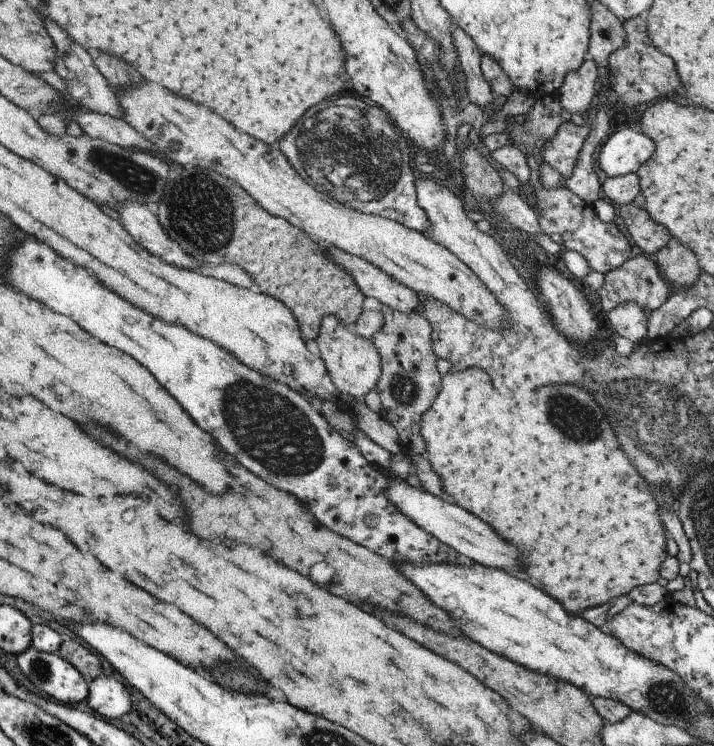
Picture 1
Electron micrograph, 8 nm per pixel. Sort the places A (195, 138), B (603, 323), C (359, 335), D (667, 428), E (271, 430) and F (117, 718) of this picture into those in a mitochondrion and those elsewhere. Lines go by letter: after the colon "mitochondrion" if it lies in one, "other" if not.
A: other
B: other
C: other
D: mitochondrion
E: mitochondrion
F: other

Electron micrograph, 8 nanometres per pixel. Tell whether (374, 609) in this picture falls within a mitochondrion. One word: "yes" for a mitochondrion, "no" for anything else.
no

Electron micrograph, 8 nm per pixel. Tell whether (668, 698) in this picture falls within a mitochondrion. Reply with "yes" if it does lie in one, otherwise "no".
yes

